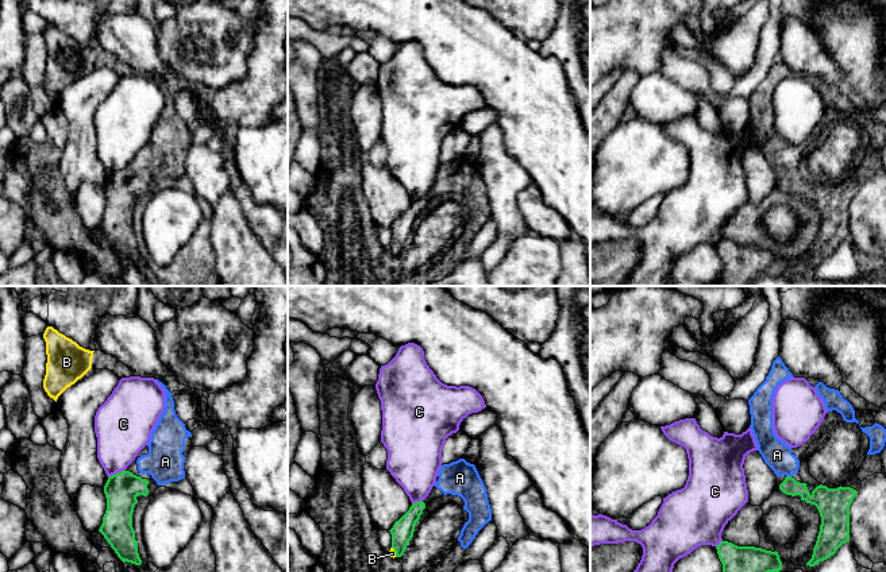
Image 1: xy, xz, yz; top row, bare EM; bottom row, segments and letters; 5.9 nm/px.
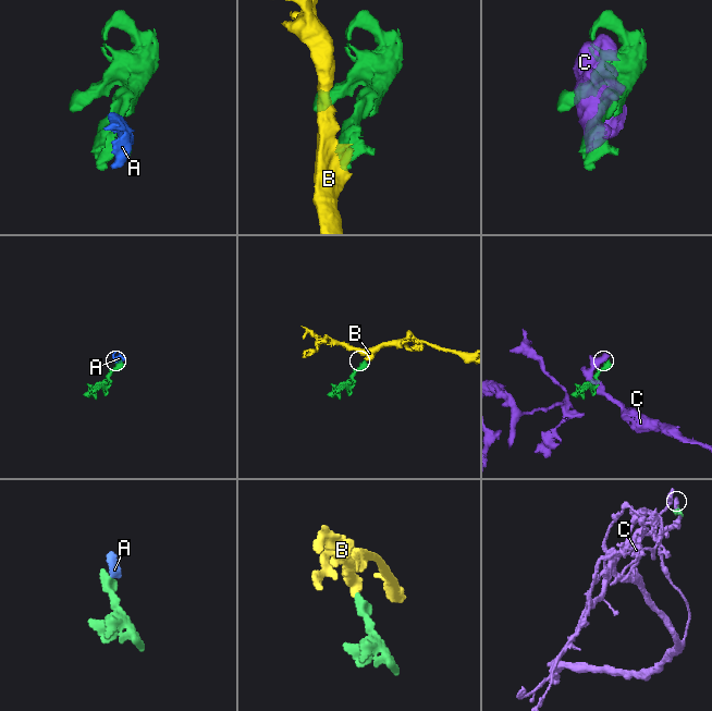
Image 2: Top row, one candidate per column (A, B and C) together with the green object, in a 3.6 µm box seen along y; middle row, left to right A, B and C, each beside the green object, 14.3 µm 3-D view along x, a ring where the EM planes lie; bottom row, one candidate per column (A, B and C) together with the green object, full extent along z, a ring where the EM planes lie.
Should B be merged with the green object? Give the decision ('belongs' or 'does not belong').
belongs

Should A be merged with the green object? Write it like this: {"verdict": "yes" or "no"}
{"verdict": "yes"}

